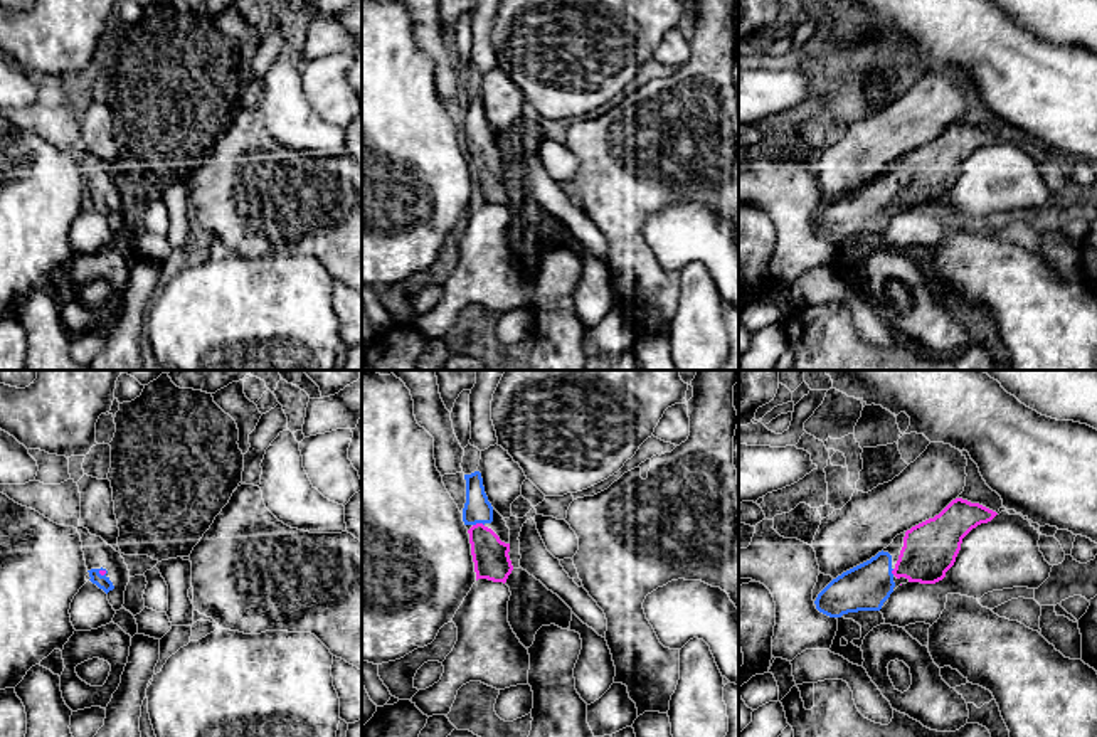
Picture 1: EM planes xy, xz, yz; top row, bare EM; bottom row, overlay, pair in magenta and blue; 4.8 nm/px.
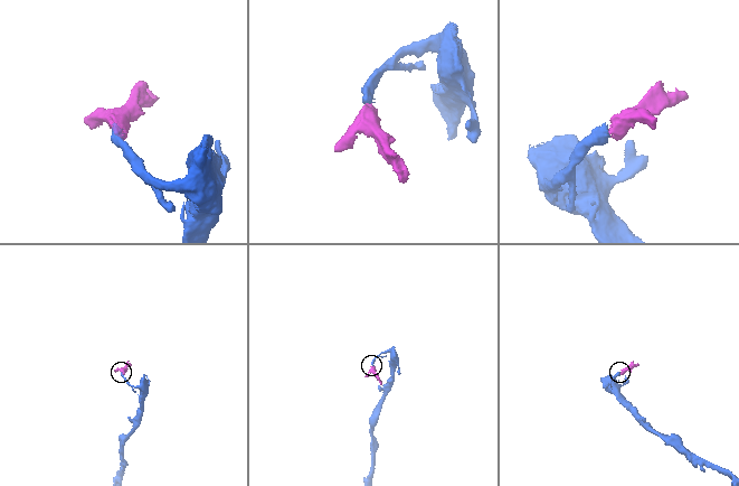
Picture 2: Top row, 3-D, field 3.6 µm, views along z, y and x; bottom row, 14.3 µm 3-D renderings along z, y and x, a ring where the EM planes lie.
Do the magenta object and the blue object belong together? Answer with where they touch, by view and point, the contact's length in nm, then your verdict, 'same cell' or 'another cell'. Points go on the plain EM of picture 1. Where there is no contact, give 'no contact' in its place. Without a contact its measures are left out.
xz (478, 147) | 60 nm | same cell

